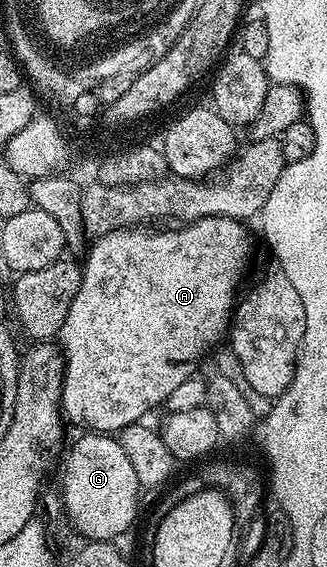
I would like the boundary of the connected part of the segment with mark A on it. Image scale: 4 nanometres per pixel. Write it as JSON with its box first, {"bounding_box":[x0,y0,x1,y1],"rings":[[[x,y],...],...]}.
{"bounding_box":[58,217,245,433],"rings":[[[202,217],[195,219],[193,223],[172,229],[176,231],[151,231],[151,226],[137,225],[101,235],[93,242],[96,243],[93,247],[91,244],[87,248],[86,258],[82,263],[82,285],[78,285],[78,293],[70,304],[70,313],[66,313],[66,321],[58,336],[64,356],[64,384],[60,409],[69,424],[72,422],[76,427],[84,427],[80,429],[88,433],[119,433],[131,423],[141,422],[147,411],[164,405],[178,385],[197,374],[196,362],[199,361],[200,354],[207,347],[214,346],[223,335],[225,338],[230,331],[234,304],[241,290],[240,278],[244,275],[244,227],[245,224],[241,220],[230,217]]]}

